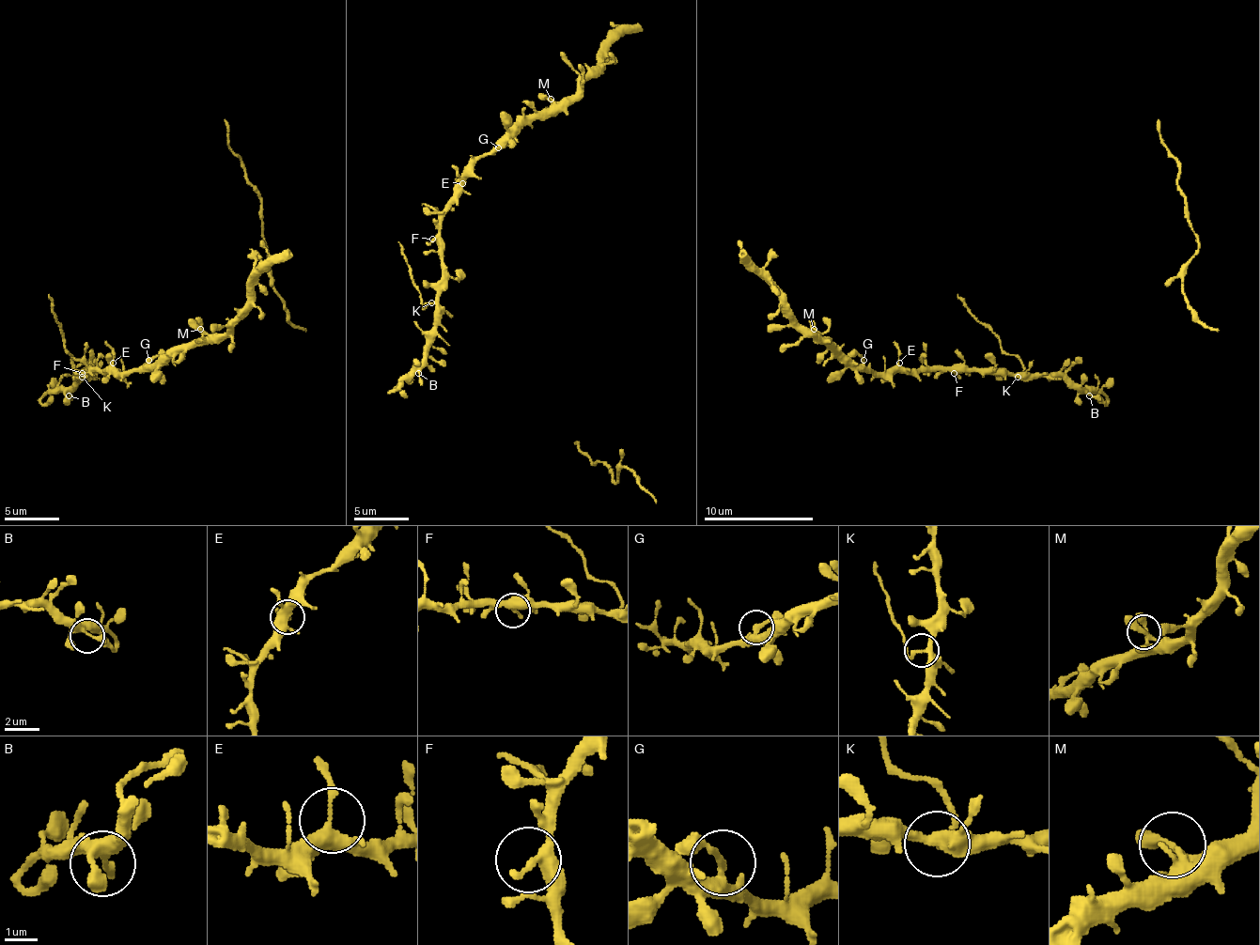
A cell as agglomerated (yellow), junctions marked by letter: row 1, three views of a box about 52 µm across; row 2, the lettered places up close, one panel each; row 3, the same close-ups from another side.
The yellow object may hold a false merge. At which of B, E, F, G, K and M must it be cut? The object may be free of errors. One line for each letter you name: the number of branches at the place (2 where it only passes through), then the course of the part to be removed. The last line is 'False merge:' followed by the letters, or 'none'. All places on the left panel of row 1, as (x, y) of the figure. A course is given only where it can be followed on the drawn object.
K: branches 3; course (82, 376), (77, 373), (71, 363), (66, 340), (52, 313), (49, 293)
False merge: K

